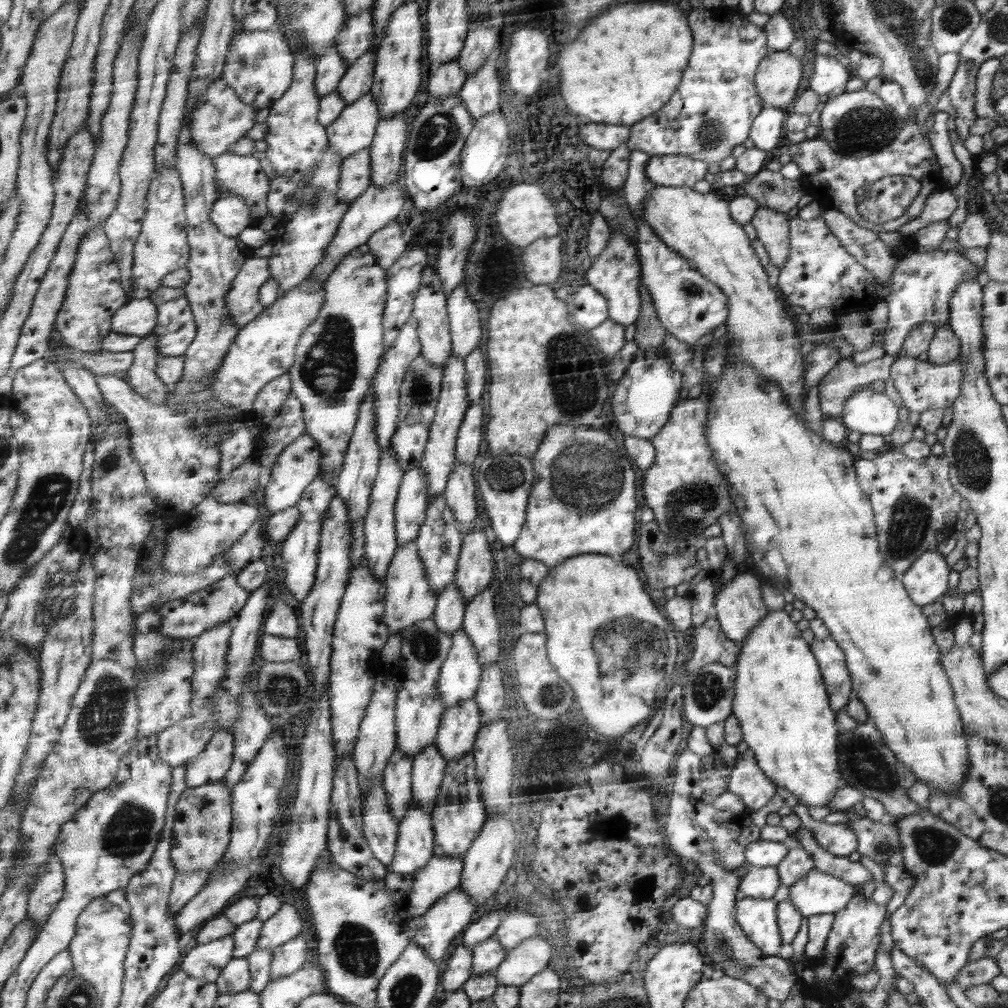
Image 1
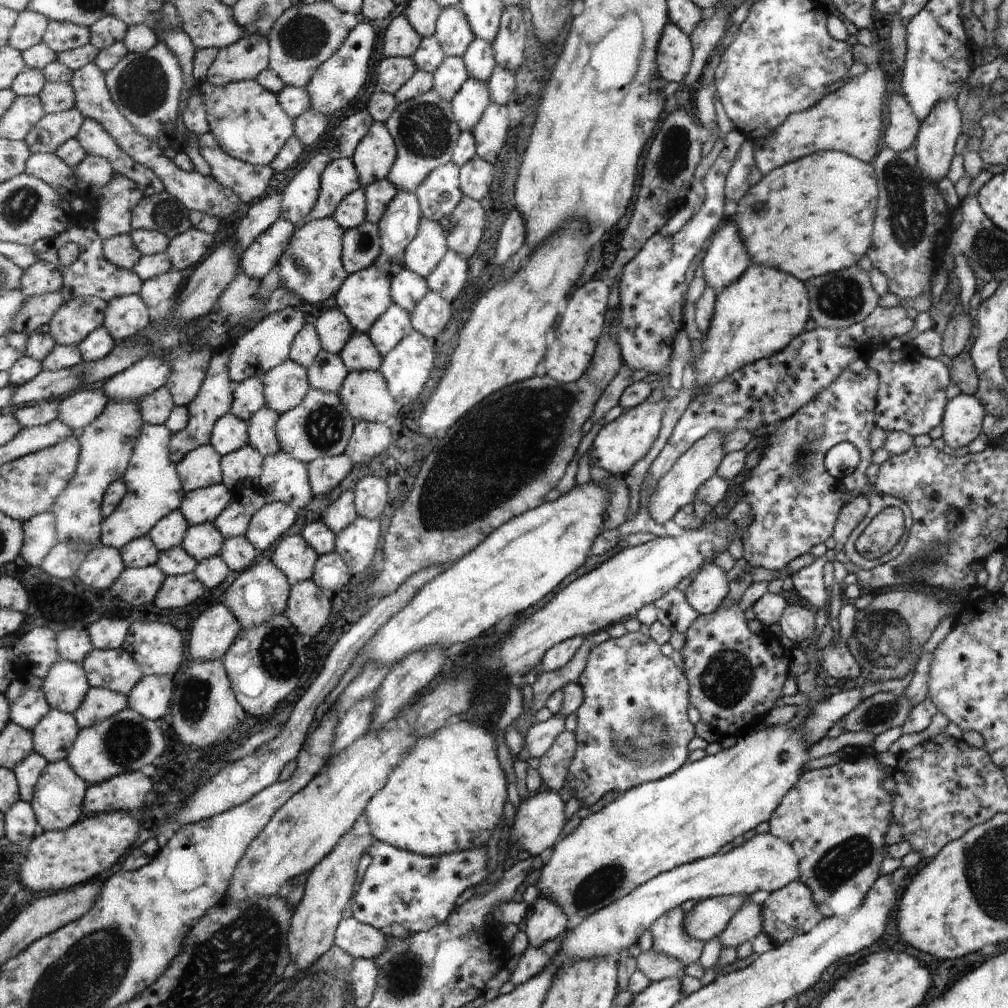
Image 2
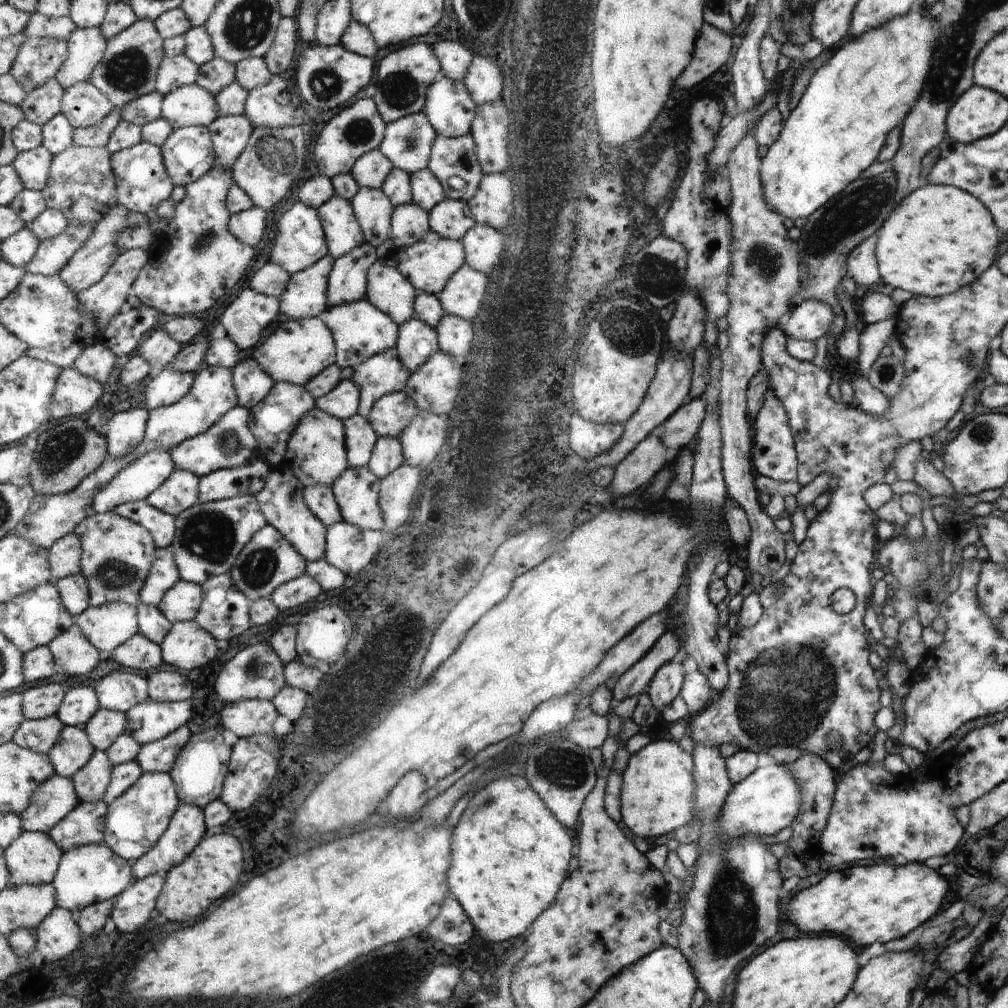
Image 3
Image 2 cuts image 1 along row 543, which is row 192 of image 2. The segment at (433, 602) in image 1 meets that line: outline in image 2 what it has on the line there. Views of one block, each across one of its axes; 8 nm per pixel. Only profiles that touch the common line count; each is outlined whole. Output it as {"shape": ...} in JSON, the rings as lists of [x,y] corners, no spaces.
{"shape":[[[433,89],[406,103],[398,103],[384,124],[391,131],[398,146],[396,168],[391,168],[392,176],[387,176],[387,179],[392,181],[397,189],[412,194],[416,194],[417,189],[435,168],[451,162],[459,136],[462,134],[455,120],[454,106]]]}

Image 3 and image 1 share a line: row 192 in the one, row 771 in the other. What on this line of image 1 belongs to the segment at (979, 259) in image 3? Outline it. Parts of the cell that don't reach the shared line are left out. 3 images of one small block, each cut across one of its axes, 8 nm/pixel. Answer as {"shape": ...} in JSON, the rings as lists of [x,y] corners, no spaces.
{"shape":[[[734,363],[729,365],[722,364],[721,374],[712,379],[708,388],[713,392],[713,397],[710,396],[710,406],[708,406],[708,432],[707,443],[708,447],[712,446],[712,455],[716,458],[716,466],[720,466],[720,472],[725,476],[732,476],[732,502],[736,502],[732,512],[740,521],[742,521],[742,529],[744,529],[746,550],[749,554],[749,560],[752,564],[759,568],[758,572],[762,572],[766,578],[778,580],[788,592],[796,595],[798,600],[802,600],[808,608],[812,608],[817,613],[816,618],[819,618],[828,628],[829,635],[839,643],[840,647],[846,652],[846,660],[848,661],[848,671],[851,672],[854,679],[854,687],[856,698],[860,699],[873,725],[882,733],[883,742],[894,753],[897,762],[908,767],[908,770],[913,770],[914,776],[920,782],[925,782],[931,789],[940,788],[941,790],[953,790],[959,784],[963,784],[963,780],[967,778],[969,767],[969,756],[967,747],[966,727],[964,725],[961,714],[955,702],[955,696],[952,696],[952,686],[947,677],[947,672],[940,664],[940,650],[934,644],[934,638],[930,634],[930,626],[926,622],[926,616],[920,612],[920,606],[916,606],[914,600],[908,598],[903,582],[900,578],[896,578],[895,570],[890,568],[890,565],[882,558],[879,551],[879,542],[876,540],[876,524],[874,522],[874,511],[872,510],[871,502],[868,500],[867,494],[862,490],[858,479],[856,478],[856,470],[854,470],[854,458],[850,456],[850,452],[846,454],[846,450],[837,446],[830,446],[830,441],[825,439],[823,435],[810,432],[801,418],[798,418],[792,408],[788,406],[786,396],[782,394],[780,386],[774,382],[768,382],[768,379],[763,379],[763,376],[750,365],[744,363]]]}

